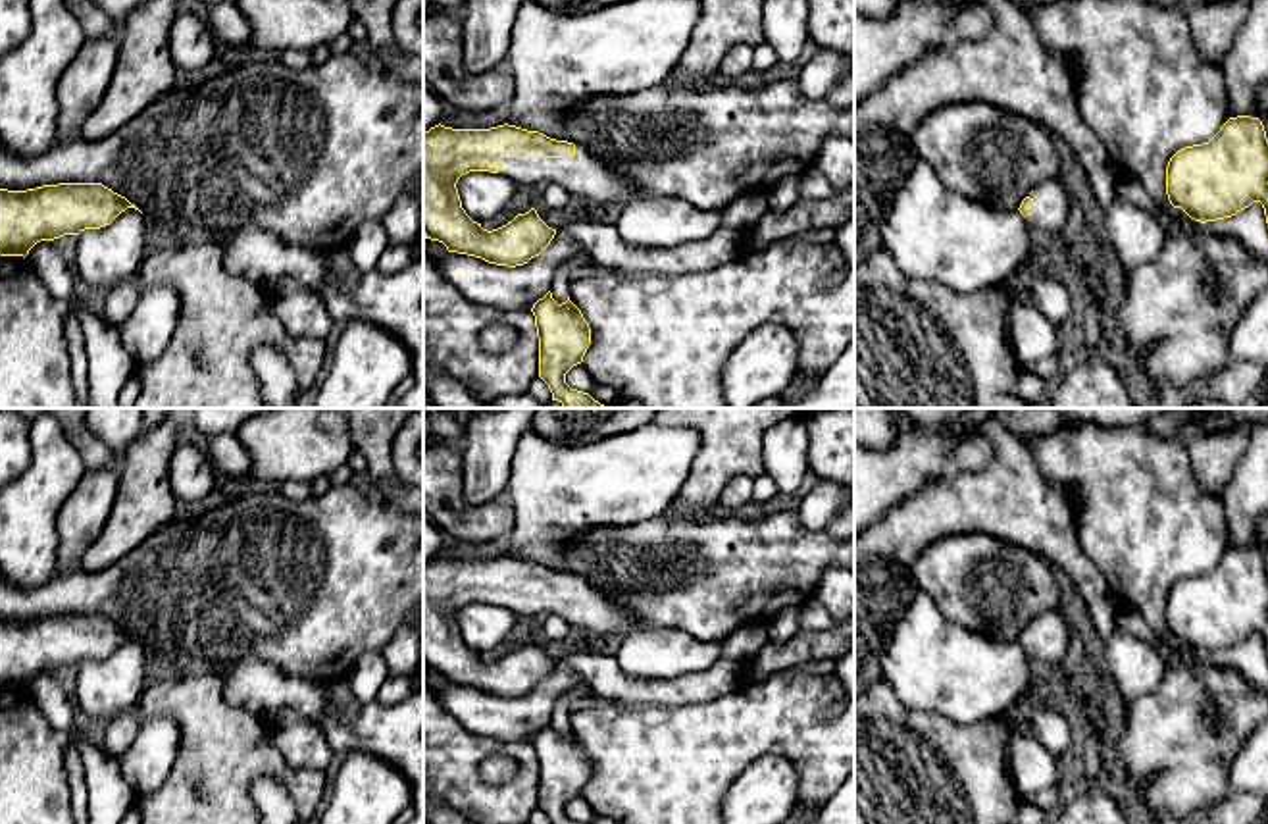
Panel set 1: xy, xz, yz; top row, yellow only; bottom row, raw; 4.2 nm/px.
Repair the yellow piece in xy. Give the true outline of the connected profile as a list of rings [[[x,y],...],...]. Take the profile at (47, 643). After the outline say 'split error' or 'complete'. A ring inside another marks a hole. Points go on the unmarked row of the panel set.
[[[102,614],[0,620],[0,687],[25,689],[40,672],[106,658],[127,639],[139,641]]]; complete

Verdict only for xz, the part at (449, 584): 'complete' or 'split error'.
split error

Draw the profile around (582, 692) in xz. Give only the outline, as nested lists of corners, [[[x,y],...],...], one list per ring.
[[[581,680],[573,689],[570,689],[564,697],[558,699],[550,716],[552,730],[558,735],[568,732],[568,716],[571,708],[585,699],[591,699],[591,687],[585,680]]]

